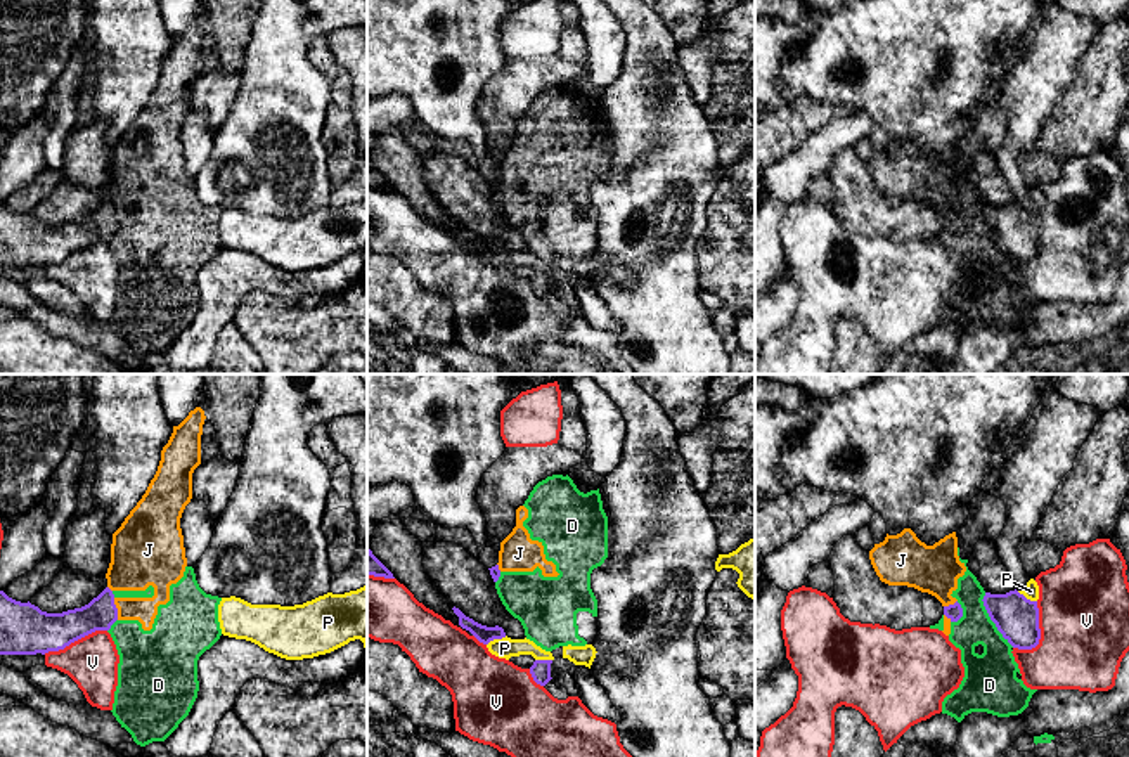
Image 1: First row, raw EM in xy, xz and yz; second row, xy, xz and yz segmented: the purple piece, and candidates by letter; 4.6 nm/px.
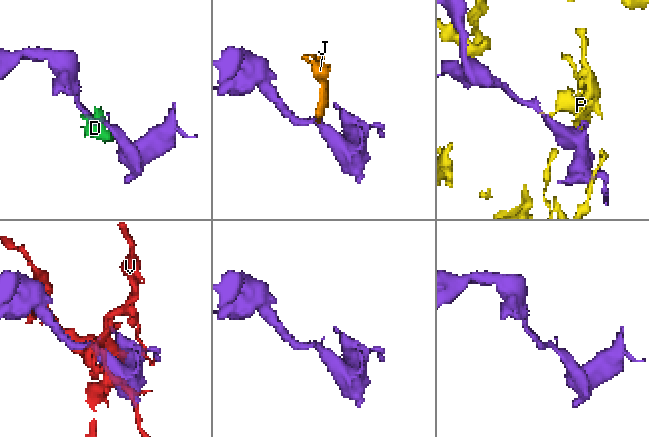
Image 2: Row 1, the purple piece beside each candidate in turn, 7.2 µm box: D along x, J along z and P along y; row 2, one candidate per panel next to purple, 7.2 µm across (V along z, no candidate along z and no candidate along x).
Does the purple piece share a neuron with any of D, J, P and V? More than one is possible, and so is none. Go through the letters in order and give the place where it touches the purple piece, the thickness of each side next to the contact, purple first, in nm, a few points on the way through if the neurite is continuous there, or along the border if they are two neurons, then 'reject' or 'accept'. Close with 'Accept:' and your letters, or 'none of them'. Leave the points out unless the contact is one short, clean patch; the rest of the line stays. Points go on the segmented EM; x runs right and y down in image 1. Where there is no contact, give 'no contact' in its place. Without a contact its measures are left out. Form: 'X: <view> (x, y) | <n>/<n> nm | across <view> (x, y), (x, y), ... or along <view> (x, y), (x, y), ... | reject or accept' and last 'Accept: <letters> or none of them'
D: yz (991, 619) | 200/200 nm | reject
J: xy (116, 608) | 150/260 nm | along xy (113, 598), (118, 619) | reject
P: xz (496, 638) | 80/100 nm | reject
V: yz (1039, 634) | 200/420 nm | reject
Accept: none of them

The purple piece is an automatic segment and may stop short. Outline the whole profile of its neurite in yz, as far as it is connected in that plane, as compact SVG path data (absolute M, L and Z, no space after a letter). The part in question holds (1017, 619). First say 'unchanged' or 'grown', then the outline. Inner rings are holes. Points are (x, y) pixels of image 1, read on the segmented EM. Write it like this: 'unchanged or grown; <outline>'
unchanged; M1016 589L1006 594L985 592L984 606L1003 637L1018 650L1032 650L1039 644L1037 601L1027 599Z

